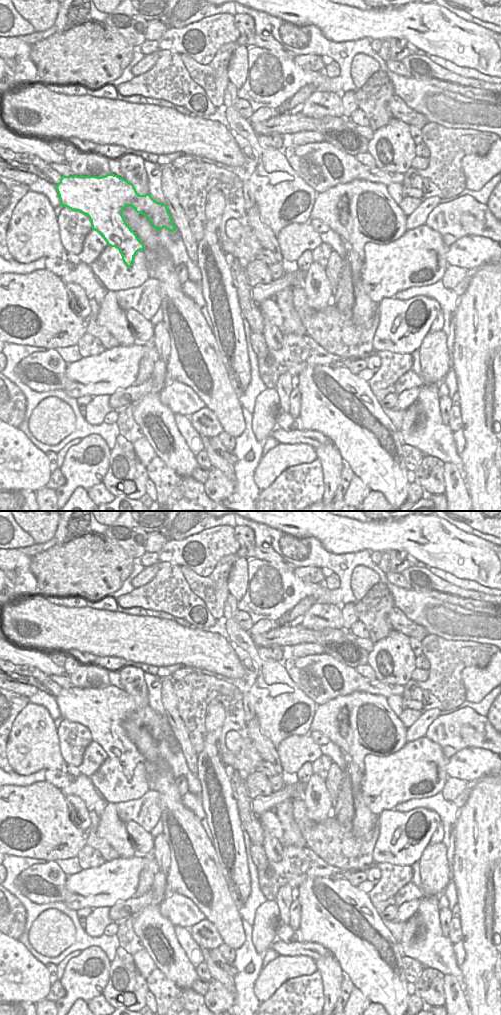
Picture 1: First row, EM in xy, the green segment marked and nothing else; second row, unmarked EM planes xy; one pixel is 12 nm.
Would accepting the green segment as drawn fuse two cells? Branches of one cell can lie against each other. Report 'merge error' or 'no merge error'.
no merge error

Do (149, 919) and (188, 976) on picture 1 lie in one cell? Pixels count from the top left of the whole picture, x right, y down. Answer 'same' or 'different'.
same

